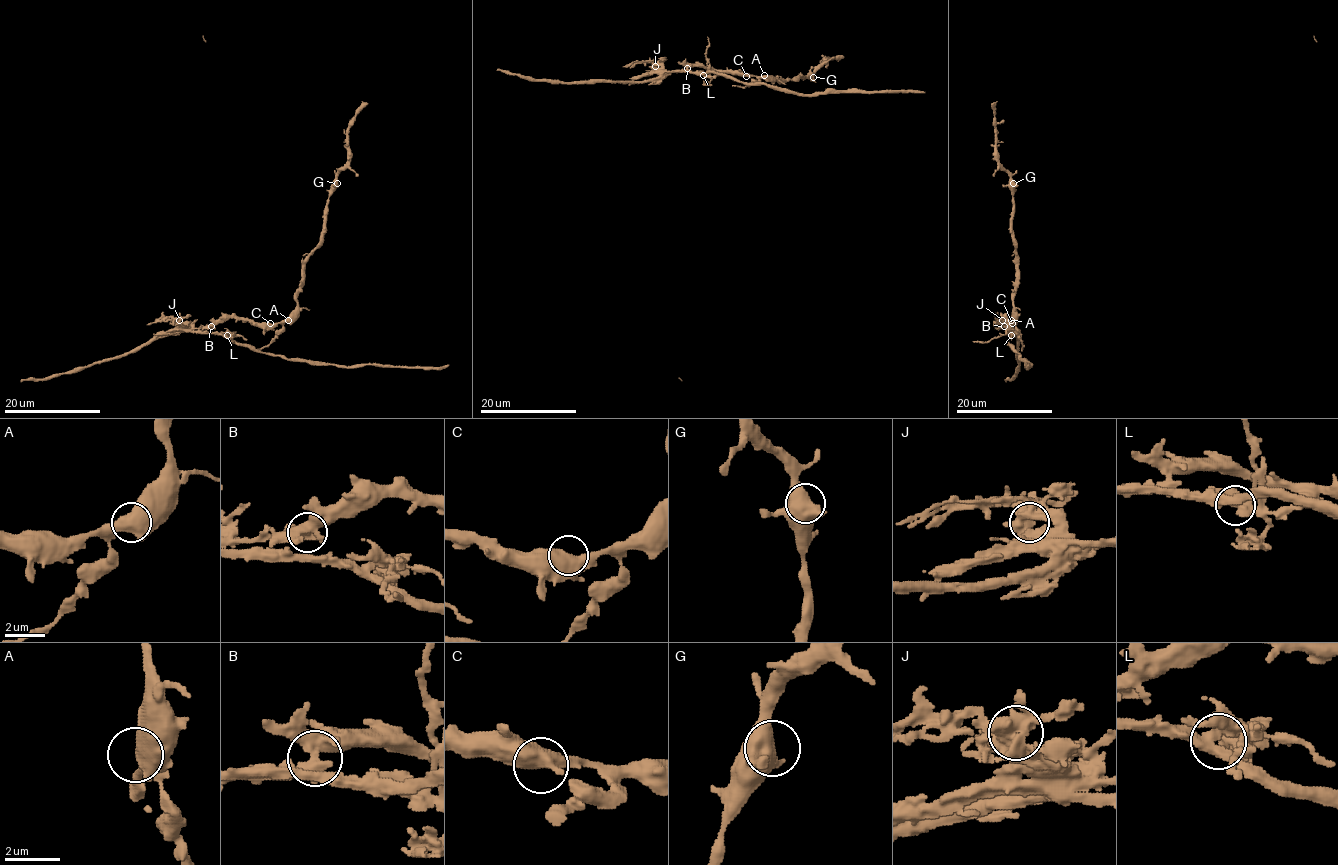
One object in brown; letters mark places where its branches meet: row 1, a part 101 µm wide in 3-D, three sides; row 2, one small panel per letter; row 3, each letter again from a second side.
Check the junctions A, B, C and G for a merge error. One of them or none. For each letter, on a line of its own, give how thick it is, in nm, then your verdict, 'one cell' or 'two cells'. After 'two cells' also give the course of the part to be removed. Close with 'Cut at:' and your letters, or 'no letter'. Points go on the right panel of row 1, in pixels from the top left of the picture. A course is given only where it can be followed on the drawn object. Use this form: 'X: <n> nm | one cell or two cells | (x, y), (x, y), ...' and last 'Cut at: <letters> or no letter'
A: 600 nm | one cell
B: 460 nm | two cells | (1005, 326), (1008, 341), (1030, 365), (1027, 367), (1029, 364)
C: 480 nm | one cell
G: 480 nm | one cell
Cut at: B

